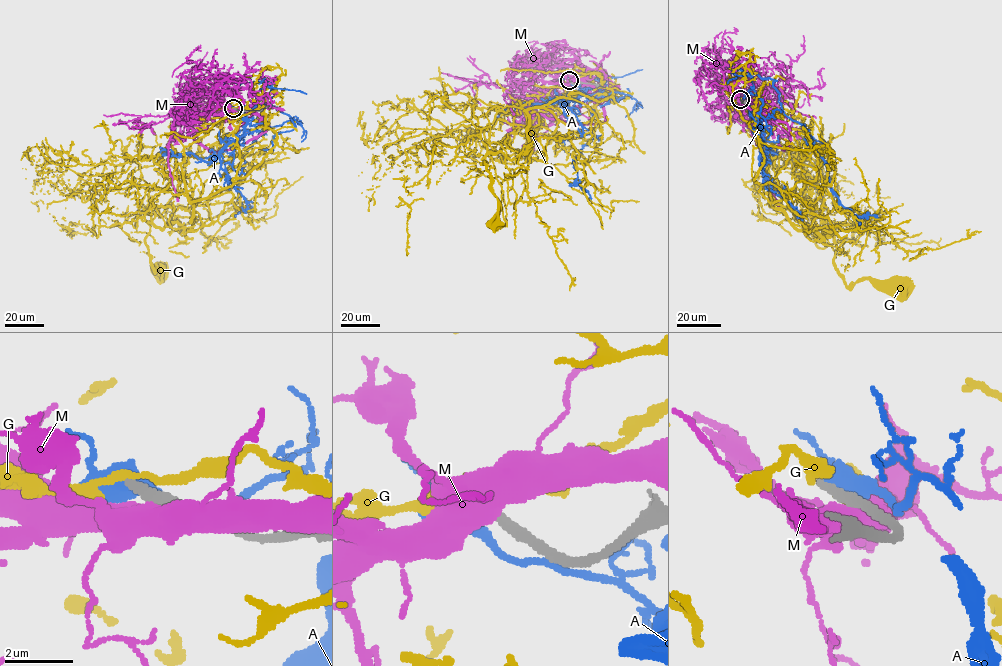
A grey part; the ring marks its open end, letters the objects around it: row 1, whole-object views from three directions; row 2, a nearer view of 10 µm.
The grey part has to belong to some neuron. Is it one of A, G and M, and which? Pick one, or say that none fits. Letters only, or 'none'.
none

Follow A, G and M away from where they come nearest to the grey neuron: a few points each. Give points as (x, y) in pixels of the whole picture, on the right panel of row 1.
A: (740, 99), (750, 104), (751, 74), (774, 80), (781, 110), (804, 127), (838, 201), (856, 216), (878, 218)
G: (740, 99), (770, 204), (816, 203), (848, 286), (903, 289)
M: (742, 101), (742, 106), (739, 104), (743, 113), (749, 119), (754, 115), (748, 111), (767, 188), (779, 206)

